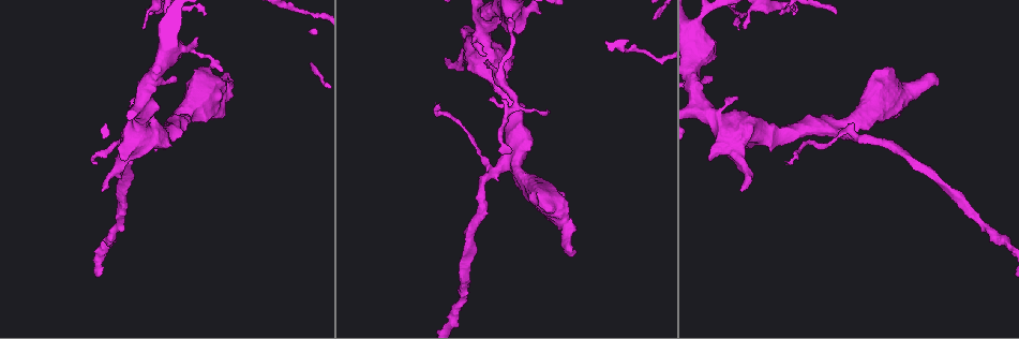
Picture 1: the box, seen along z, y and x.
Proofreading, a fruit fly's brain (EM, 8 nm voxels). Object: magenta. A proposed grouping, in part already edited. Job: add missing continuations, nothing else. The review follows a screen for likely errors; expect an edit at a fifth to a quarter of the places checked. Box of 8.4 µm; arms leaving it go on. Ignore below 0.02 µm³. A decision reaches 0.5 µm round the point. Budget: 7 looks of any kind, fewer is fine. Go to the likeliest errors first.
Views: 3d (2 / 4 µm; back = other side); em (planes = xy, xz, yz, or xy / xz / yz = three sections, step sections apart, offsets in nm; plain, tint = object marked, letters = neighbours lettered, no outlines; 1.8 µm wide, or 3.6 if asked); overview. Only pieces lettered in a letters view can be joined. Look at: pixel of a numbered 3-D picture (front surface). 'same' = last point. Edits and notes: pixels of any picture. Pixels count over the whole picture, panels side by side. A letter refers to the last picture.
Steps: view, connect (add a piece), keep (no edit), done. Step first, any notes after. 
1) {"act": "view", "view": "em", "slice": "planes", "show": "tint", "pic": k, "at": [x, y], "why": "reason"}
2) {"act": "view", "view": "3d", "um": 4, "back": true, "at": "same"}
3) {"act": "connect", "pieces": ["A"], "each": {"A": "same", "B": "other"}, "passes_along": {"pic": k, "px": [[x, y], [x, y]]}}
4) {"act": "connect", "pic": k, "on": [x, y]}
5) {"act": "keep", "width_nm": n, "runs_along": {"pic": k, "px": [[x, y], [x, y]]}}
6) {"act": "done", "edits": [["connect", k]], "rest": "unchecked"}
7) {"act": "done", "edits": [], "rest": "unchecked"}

{"act": "view", "view": "3d", "um": 4, "pic": 1, "at": [142, 28], "why": "free end"}

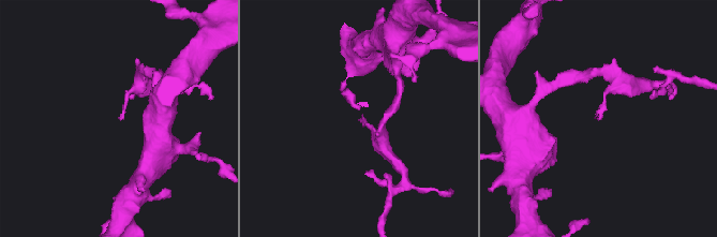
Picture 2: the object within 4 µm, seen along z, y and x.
{"act": "view", "view": "em", "slice": "planes", "show": "letters", "pic": 2, "at": [122, 116], "why": "need the tissue"}

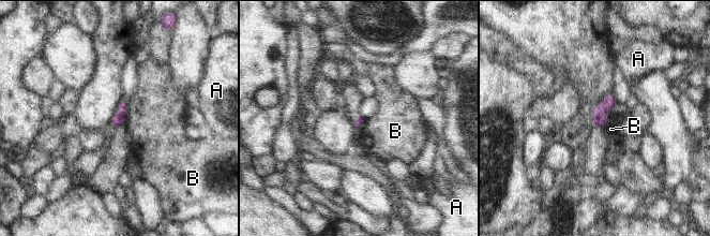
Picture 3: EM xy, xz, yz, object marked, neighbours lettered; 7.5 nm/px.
{"act": "keep", "each": {"A": "other", "B": "other"}, "found": "none of them fits"}

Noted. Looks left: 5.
{"act": "view", "view": "em", "slice": "planes", "show": "tint", "pic": 1, "at": [501, 153], "why": "free end"}

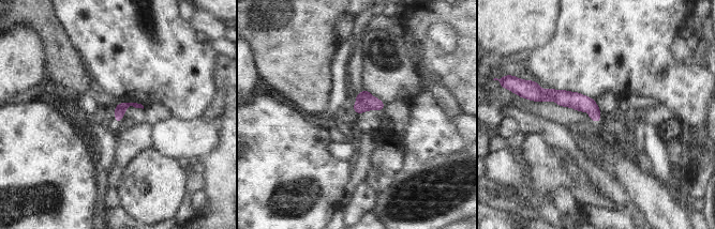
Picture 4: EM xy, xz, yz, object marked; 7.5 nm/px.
{"act": "view", "view": "em", "slice": "planes", "show": "letters", "at": "same", "why": "see the neighbours"}

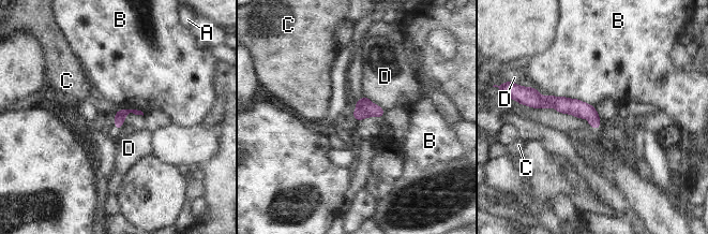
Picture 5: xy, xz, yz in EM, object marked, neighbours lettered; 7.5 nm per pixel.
{"act": "keep", "width_nm": 80, "each": {"A": "other", "B": "other", "C": "other", "D": "other"}, "runs_along": {"pic": 5, "px": [[535, 102], [574, 106], [597, 125]]}, "found": "none of them fits"}

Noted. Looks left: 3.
{"act": "view", "view": "em", "um": 3.6, "slice": "xz", "step": 4, "show": "letters", "pic": 1, "at": [143, 108], "why": "thick turns thin"}

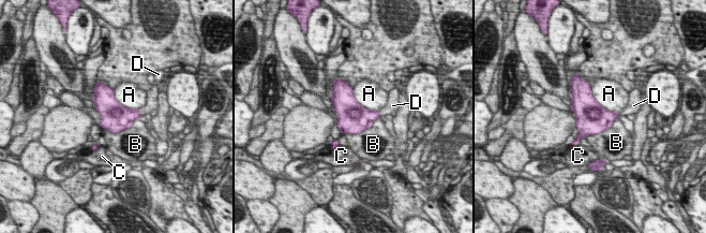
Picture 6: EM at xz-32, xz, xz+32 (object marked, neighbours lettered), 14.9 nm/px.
{"act": "connect", "pieces": ["D"], "width_nm": 420, "each": {"A": "other", "B": "other", "C": "other", "D": "same"}, "passes_along": {"pic": 6, "px": [[123, 117], [139, 113], [152, 102]]}, "found": "it goes on there"}

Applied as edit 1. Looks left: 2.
{"act": "done", "edits": [["connect", 6]], "rest": "unchecked"}

